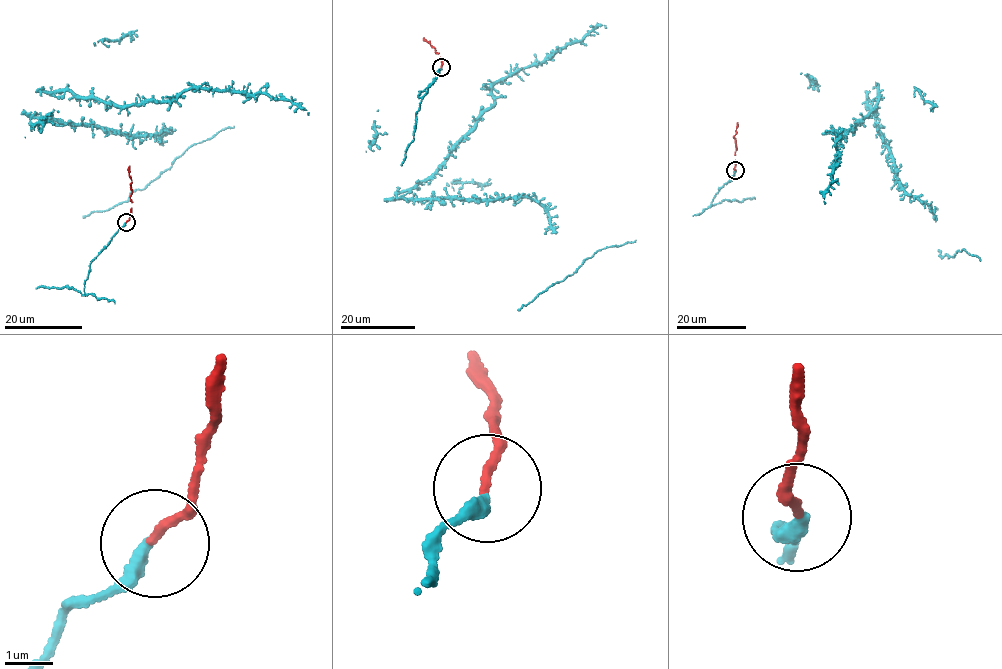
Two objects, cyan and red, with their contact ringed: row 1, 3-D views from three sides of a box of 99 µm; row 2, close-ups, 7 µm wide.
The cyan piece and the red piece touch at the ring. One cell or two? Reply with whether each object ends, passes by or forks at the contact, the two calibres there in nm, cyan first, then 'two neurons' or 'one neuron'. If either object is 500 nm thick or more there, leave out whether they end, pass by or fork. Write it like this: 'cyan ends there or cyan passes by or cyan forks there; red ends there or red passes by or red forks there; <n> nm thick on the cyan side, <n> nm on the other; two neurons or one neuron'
cyan ends there; red ends there; 280 nm thick on the cyan side, 160 nm on the other; one neuron

